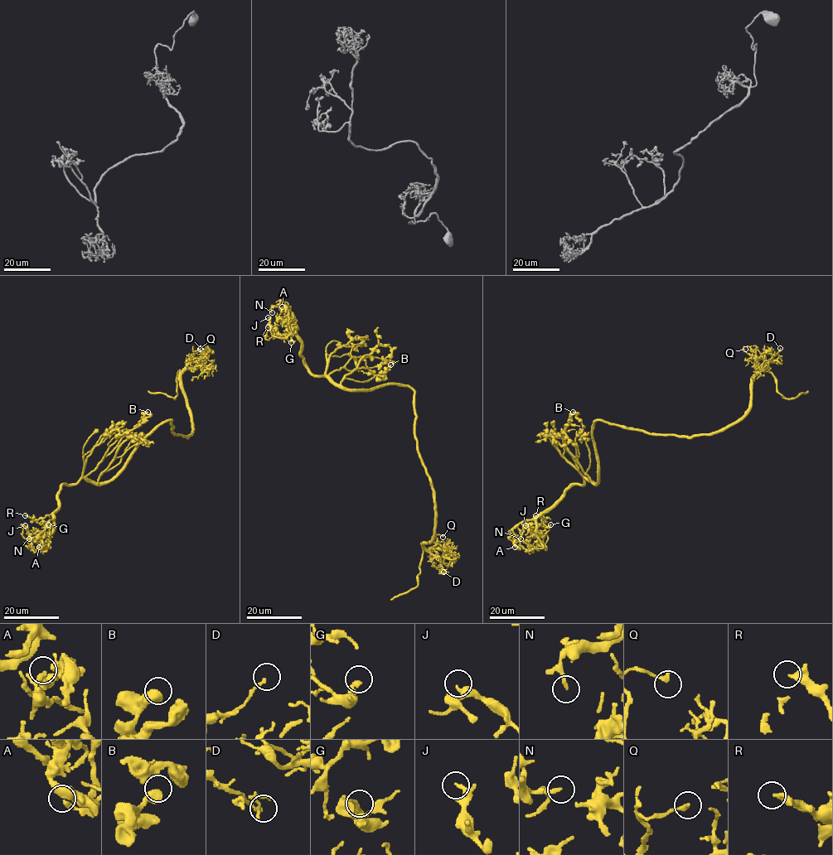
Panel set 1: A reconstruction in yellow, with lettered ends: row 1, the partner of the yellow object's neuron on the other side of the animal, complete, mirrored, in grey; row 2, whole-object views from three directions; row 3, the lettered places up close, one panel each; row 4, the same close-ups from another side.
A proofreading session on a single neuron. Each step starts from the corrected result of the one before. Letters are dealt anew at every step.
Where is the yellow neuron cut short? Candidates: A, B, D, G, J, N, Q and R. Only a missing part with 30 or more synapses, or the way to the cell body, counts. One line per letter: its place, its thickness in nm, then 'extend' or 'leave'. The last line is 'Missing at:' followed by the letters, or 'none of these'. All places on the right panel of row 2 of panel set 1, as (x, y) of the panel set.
A: at (515, 547); 160 nm thick; leave
B: at (573, 412); 380 nm thick; leave
D: at (780, 348); 130 nm thick; leave
G: at (550, 524); 320 nm thick; leave
J: at (525, 525); 240 nm thick; leave
N: at (520, 538); 220 nm thick; leave
Q: at (745, 349); 240 nm thick; leave
R: at (535, 515); 240 nm thick; leave
Missing at: none of these

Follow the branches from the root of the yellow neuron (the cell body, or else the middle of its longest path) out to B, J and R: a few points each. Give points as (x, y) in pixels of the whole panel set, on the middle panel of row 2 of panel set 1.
B: (414, 398), (407, 386), (350, 389), (329, 376), (341, 368), (365, 367), (380, 374), (390, 364)
J: (414, 398), (407, 386), (350, 389), (314, 375), (301, 355), (297, 328), (284, 337), (276, 337), (268, 317)
R: (414, 398), (407, 386), (335, 386), (310, 370), (301, 355), (302, 342), (293, 334), (278, 336), (268, 327)

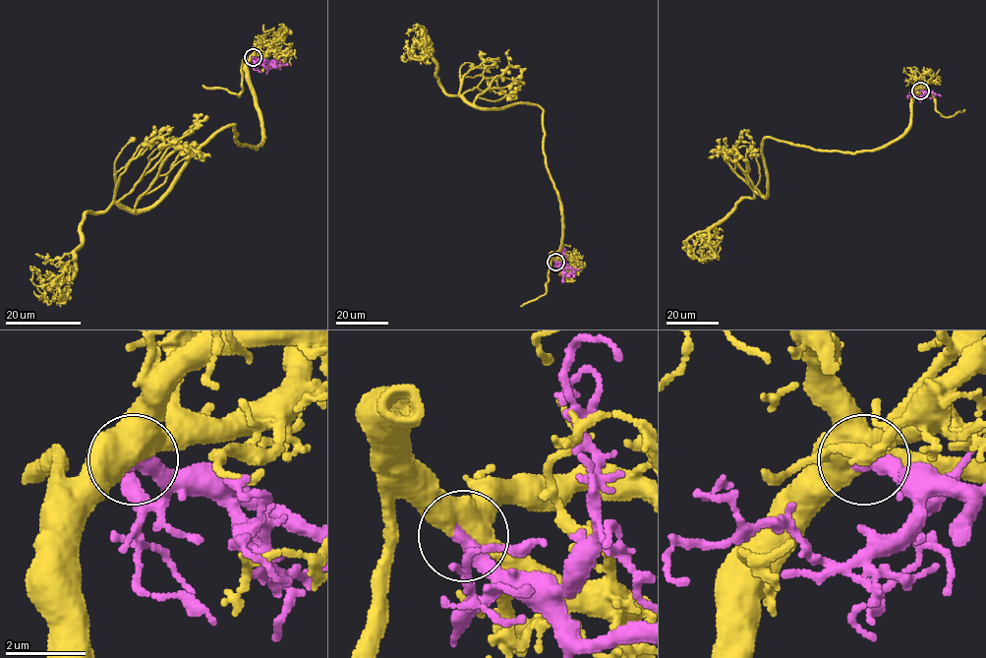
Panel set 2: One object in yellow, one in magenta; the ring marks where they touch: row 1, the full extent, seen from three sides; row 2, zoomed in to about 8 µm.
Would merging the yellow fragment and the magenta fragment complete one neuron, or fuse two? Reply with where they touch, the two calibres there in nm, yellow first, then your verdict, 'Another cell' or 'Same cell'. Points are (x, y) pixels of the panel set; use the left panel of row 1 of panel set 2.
Place: (253, 57). Thickness 600 nm (yellow) against 440 nm. Same cell

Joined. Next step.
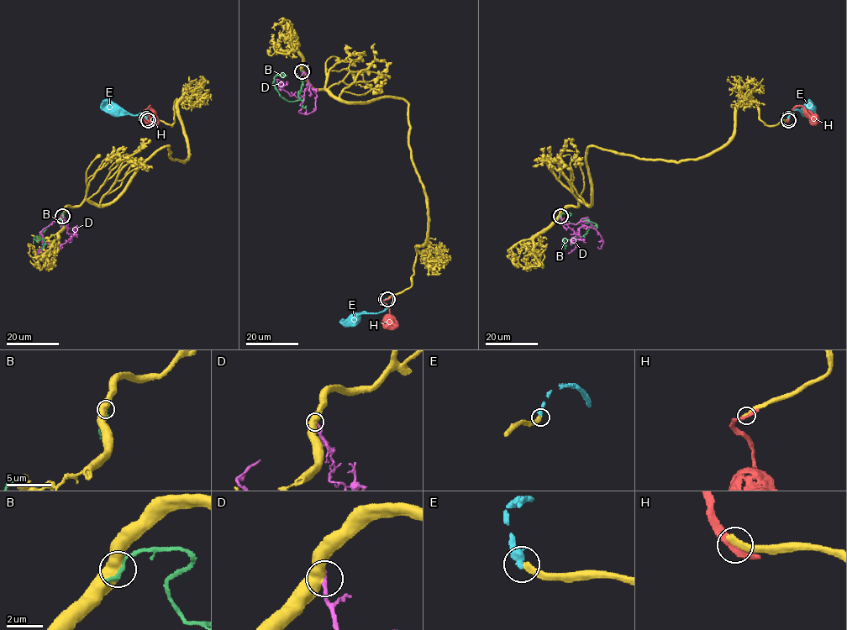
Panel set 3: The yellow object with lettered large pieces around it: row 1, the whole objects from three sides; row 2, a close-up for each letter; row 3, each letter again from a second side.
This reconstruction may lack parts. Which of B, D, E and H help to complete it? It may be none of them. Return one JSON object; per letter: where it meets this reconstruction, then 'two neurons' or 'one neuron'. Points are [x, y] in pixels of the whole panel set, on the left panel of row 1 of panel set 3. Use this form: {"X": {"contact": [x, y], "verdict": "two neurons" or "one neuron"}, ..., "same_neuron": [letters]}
{"B": {"contact": [63, 216], "verdict": "two neurons"}, "D": {"contact": [62, 216], "verdict": "two neurons"}, "E": {"contact": [146, 118], "verdict": "one neuron"}, "H": {"contact": [148, 120], "verdict": "two neurons"}, "same_neuron": ["E"]}

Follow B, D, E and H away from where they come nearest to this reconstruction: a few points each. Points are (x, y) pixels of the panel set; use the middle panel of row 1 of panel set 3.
B: (302, 70), (297, 101), (280, 95), (273, 82), (276, 76), (281, 76)
D: (302, 71), (307, 75), (307, 87), (301, 98), (280, 87), (282, 82), (280, 86), (279, 80)
E: (386, 299), (385, 309), (376, 313), (361, 313), (349, 321), (340, 320)
H: (387, 298), (384, 301), (389, 312), (390, 329)

